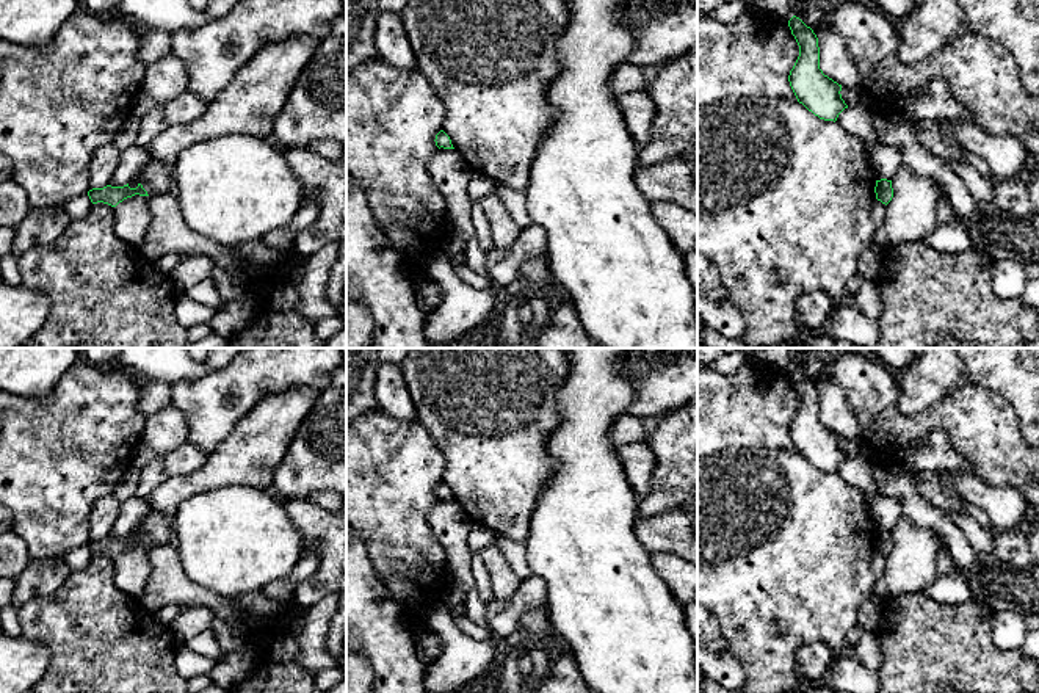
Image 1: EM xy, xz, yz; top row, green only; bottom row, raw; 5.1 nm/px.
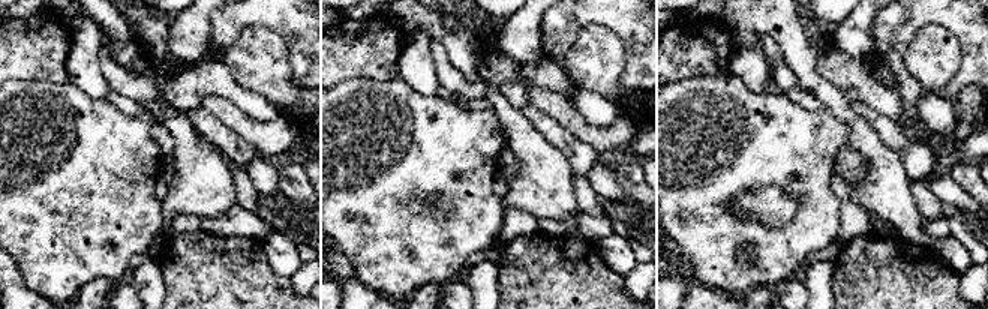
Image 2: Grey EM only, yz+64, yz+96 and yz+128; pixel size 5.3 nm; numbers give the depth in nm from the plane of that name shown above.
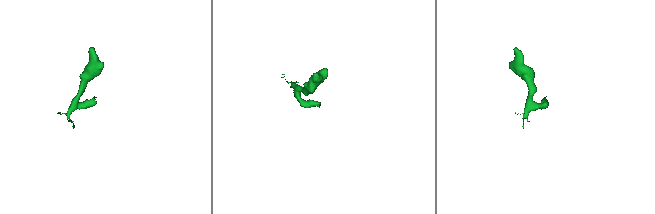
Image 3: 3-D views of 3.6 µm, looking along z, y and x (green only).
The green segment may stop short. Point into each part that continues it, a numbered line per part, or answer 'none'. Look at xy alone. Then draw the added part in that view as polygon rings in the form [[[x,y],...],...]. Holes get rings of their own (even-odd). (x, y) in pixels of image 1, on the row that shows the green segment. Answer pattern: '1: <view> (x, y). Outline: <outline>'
1: xy (155, 177). Outline: [[[150,160],[138,176],[138,180],[149,196],[174,191],[172,169],[161,161]]]

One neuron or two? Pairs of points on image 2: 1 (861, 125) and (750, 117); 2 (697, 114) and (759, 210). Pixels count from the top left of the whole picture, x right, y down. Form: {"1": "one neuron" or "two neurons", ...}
{"1": "two neurons", "2": "two neurons"}

